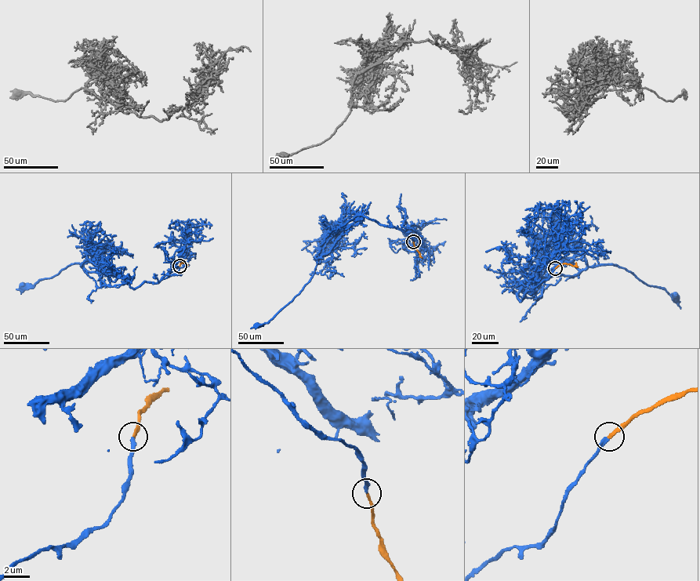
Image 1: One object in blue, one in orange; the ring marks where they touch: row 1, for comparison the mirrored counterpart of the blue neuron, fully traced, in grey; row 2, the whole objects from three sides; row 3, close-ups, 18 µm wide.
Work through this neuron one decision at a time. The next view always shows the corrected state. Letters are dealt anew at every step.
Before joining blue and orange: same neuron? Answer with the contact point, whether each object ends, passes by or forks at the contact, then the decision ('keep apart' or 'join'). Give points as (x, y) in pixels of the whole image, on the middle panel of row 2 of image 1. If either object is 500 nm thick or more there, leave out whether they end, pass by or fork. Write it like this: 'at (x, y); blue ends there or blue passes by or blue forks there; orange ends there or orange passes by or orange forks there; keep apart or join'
at (413, 241); blue ends there; orange ends there; join

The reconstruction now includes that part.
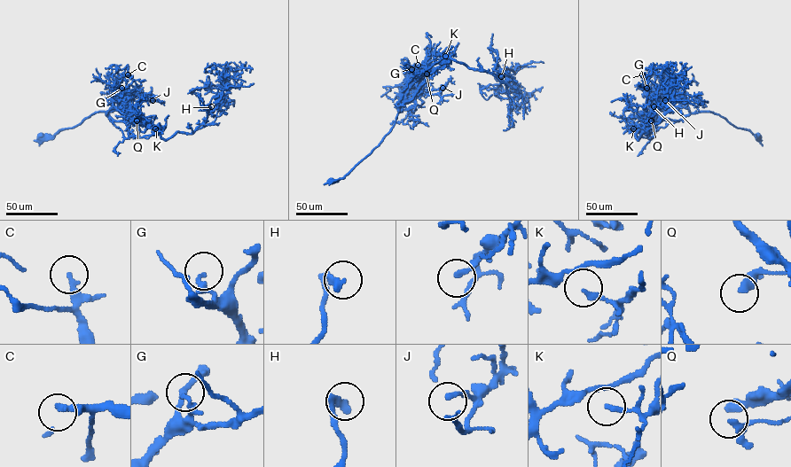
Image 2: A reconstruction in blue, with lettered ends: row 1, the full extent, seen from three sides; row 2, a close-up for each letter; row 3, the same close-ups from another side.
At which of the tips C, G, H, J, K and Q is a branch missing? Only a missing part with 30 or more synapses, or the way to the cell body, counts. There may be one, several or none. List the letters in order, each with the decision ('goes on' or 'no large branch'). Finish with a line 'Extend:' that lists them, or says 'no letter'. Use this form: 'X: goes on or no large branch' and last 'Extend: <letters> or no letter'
C: no large branch
G: no large branch
H: no large branch
J: no large branch
K: no large branch
Q: no large branch
Extend: no letter

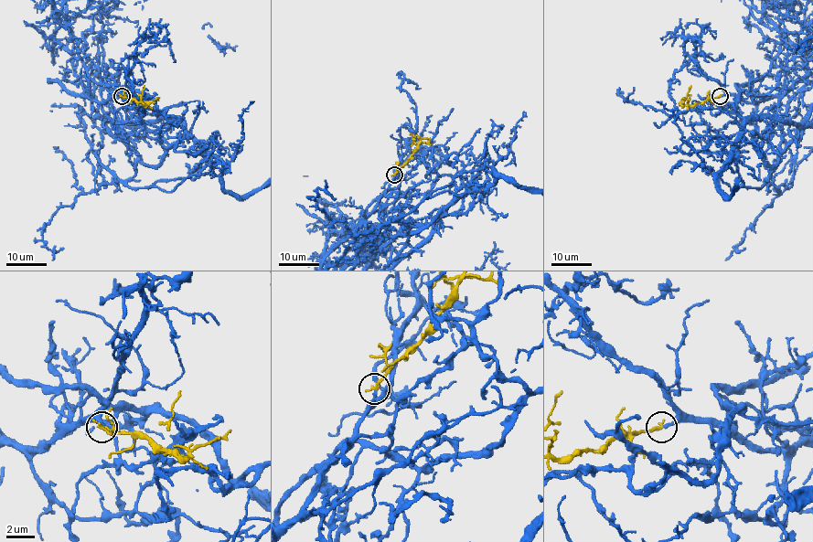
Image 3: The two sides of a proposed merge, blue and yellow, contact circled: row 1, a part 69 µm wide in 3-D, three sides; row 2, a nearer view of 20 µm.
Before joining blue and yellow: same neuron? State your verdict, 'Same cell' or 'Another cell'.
Same cell

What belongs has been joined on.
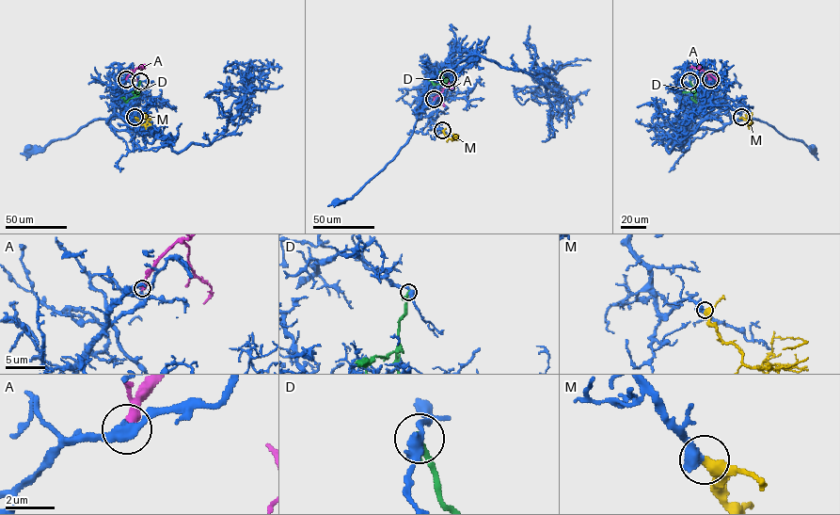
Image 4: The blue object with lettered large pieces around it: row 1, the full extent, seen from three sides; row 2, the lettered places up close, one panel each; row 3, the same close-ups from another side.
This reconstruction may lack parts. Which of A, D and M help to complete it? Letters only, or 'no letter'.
M

